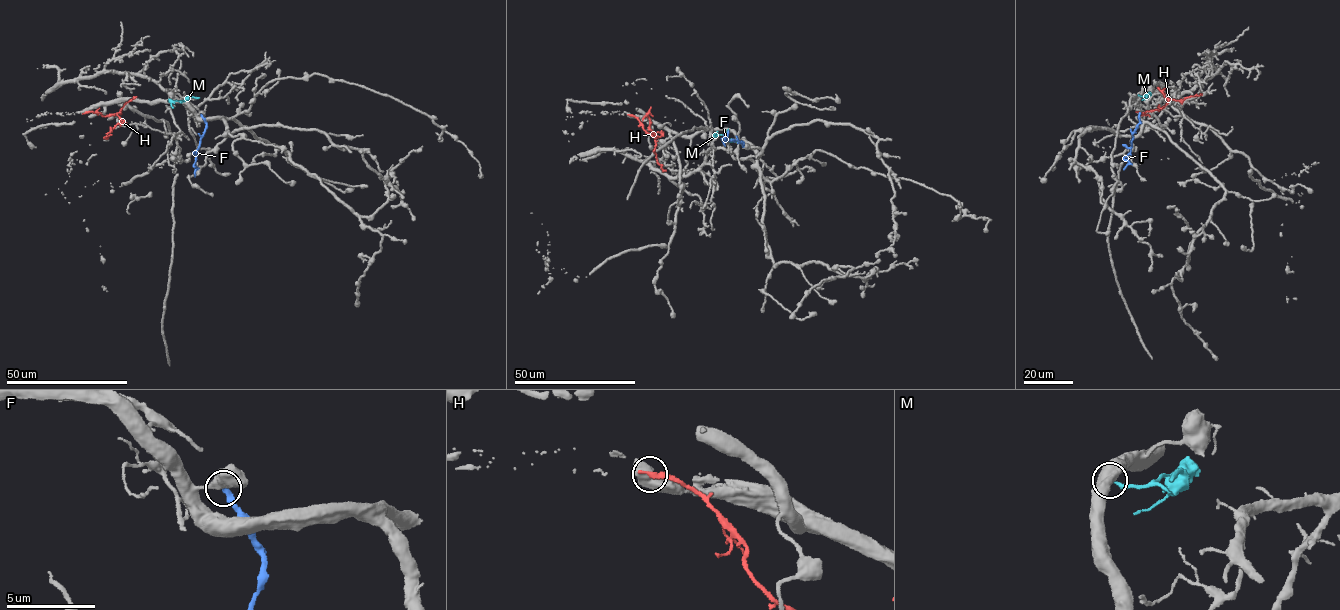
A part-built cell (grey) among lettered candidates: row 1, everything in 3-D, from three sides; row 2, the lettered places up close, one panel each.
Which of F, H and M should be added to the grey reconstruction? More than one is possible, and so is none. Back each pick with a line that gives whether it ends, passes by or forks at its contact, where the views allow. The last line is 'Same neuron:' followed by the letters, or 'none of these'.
Same neuron: none of these

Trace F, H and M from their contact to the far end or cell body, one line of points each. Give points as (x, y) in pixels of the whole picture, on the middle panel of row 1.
F: (741, 141), (743, 145), (736, 140), (726, 141), (724, 135), (723, 141), (721, 138)
H: (629, 115), (637, 118), (644, 129), (656, 138), (650, 130), (648, 114), (651, 107)
M: (728, 130), (729, 140), (742, 143)

